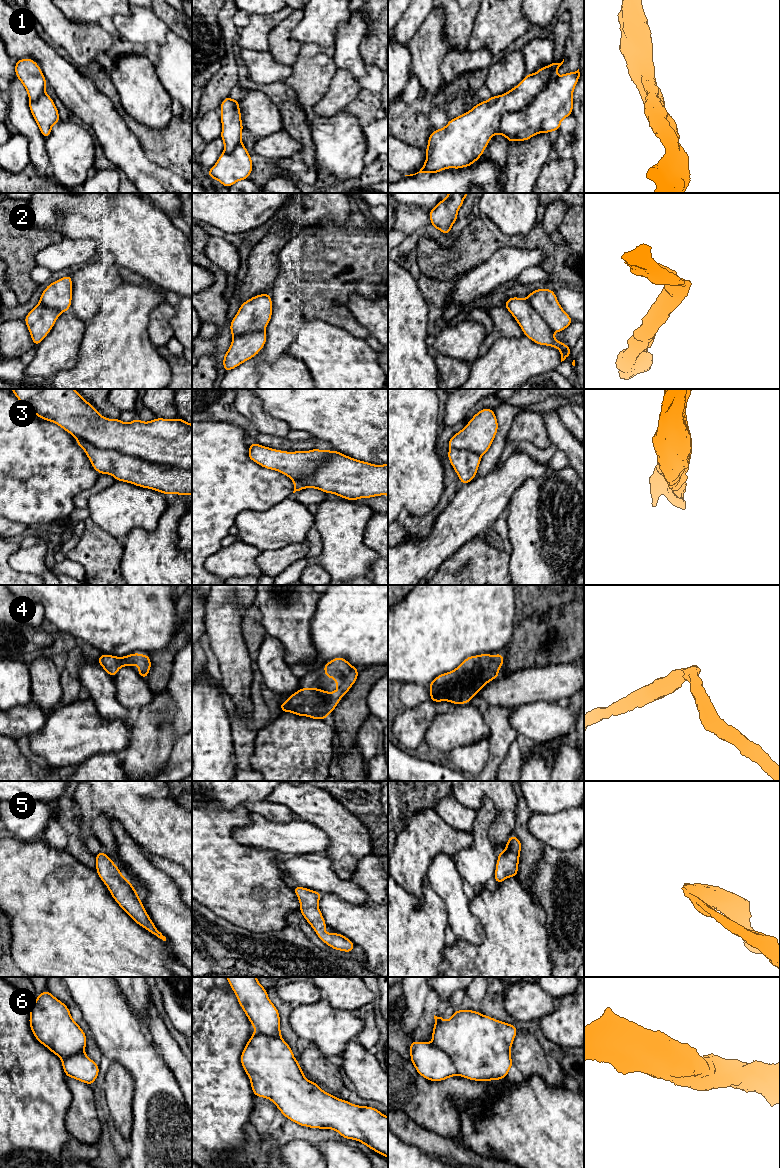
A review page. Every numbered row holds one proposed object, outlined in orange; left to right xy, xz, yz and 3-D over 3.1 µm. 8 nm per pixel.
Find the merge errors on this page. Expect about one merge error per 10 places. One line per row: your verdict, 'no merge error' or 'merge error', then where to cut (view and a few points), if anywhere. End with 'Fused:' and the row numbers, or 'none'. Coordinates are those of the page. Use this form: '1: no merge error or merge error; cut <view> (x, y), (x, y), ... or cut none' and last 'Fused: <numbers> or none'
1: no merge error; cut none
2: no merge error; cut none
3: no merge error; cut none
4: no merge error; cut none
5: no merge error; cut none
6: no merge error; cut none
Fused: none

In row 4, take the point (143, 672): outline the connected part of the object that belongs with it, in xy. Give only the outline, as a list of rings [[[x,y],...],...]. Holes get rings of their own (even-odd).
[[[132,653],[124,657],[117,657],[108,654],[101,654],[97,660],[98,664],[114,678],[118,670],[123,666],[132,666],[133,664],[140,669],[137,671],[138,675],[146,679],[151,669],[151,660],[149,655],[142,655],[140,653]]]

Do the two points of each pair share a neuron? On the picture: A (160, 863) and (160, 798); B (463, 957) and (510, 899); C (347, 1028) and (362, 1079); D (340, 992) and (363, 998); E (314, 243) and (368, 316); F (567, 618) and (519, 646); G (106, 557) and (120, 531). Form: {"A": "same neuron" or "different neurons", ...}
{"A": "different neurons", "B": "same neuron", "C": "different neurons", "D": "same neuron", "E": "different neurons", "F": "same neuron", "G": "different neurons"}

